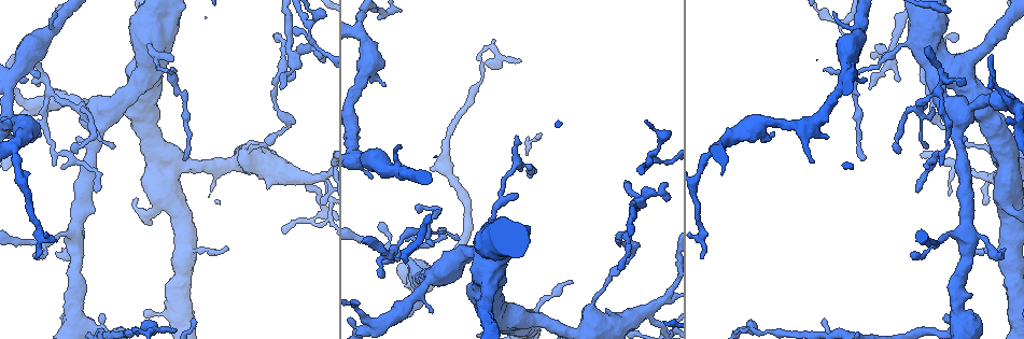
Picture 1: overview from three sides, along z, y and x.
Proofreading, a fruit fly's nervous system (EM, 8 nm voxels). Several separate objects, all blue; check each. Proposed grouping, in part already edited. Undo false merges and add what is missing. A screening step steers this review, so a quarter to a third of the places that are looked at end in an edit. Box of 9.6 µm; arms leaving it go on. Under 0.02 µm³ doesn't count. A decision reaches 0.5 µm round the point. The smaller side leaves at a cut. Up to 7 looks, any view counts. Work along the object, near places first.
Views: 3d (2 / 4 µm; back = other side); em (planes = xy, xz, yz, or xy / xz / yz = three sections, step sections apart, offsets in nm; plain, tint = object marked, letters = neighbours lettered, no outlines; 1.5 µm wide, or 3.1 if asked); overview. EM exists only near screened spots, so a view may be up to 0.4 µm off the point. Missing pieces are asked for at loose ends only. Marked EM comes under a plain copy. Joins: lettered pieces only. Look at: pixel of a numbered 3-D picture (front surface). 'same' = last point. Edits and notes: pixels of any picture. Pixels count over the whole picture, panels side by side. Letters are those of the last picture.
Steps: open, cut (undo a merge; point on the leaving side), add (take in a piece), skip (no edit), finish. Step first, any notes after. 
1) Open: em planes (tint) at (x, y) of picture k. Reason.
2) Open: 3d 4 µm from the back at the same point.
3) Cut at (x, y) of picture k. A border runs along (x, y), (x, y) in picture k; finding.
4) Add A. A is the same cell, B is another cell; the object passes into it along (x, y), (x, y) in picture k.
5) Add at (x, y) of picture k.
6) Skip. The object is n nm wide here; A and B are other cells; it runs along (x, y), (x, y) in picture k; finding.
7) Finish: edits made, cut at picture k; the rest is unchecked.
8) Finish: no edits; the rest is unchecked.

Open: em planes (letters) at (113, 146) of picture 1. Tapers out.

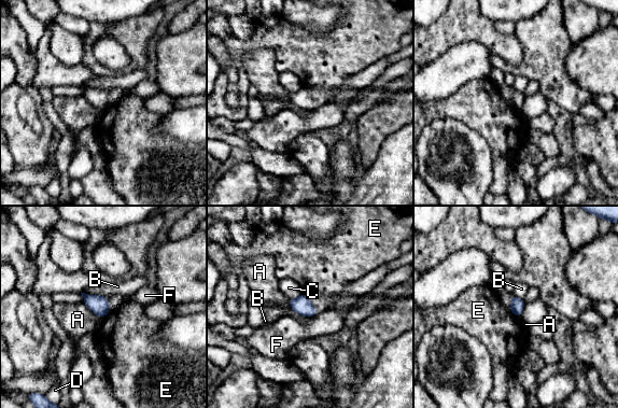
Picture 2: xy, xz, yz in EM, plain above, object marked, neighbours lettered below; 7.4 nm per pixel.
Skip. The longest contact is with B, 190 nm; A, B, C, D, E and F are other cells; a border runs along (524, 303), (522, 313), (519, 317) in picture 2; none of them fits.

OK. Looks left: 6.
Open: 3d 4 µm at (277, 32) of picture 1. Thin end.

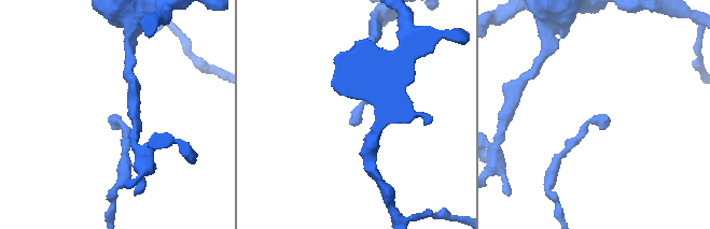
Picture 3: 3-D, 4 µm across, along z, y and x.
Open: em planes (letters) at (354, 126) of picture 3. Need the tissue.

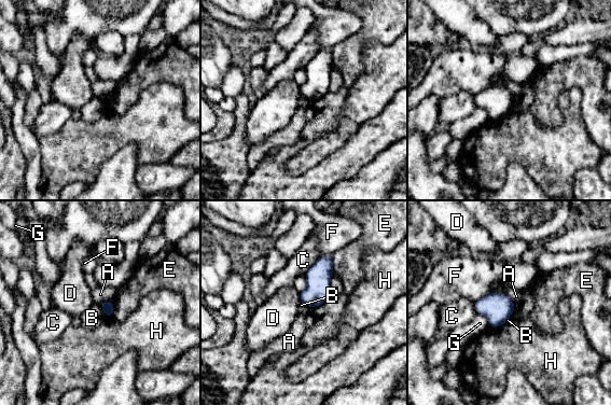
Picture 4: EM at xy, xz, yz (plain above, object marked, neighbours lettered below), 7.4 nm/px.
Skip. The longest contact is with C, 180 nm; A, B, C, D, E, F, G and H are other cells; a border runs along (111, 299), (103, 301), (99, 305) in picture 4; no lettered piece goes on from it.

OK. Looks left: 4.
Open: em yz step 8 (letters) at (930, 47) of picture 1. Thin end.

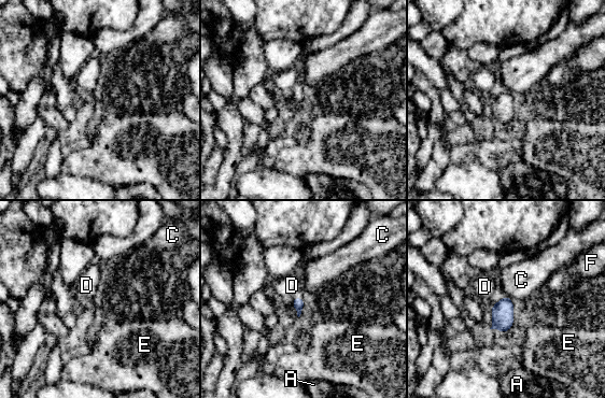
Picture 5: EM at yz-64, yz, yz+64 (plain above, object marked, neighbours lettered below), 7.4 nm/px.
Add D. The longest contact is with E, 90 nm; D is the same cell, A, C, E and F are other cells; the object passes into it along (297, 302), (298, 297), (292, 285) in picture 5; the neuron continues.

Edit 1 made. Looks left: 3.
Finish: edits made, add at picture 5; the rest is unchecked.

